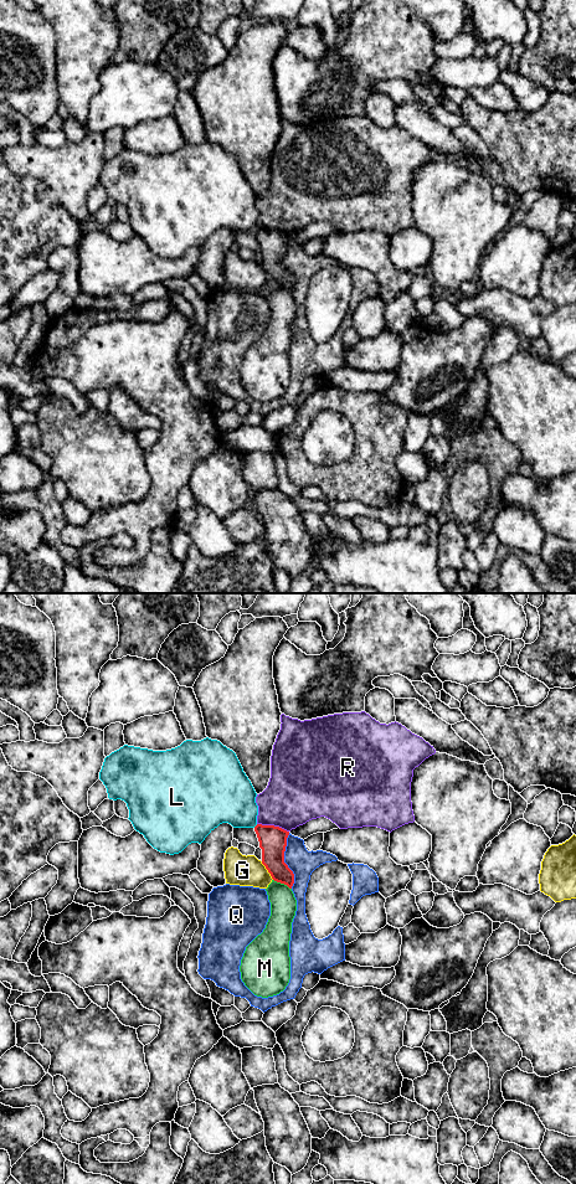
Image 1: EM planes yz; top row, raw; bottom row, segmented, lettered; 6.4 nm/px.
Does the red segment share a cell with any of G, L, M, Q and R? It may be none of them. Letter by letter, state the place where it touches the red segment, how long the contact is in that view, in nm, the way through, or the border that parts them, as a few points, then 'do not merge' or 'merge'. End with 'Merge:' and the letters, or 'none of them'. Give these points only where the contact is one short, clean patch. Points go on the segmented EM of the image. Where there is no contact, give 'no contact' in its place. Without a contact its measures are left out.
G: yz (267, 869) | 150 nm | do not merge
L: yz (256, 825) | 40 nm | along yz (257, 824), (253, 827) | do not merge
M: yz (282, 883) | 140 nm | do not merge
Q: yz (283, 860) | 360 nm | do not merge
R: yz (273, 825) | 220 nm | do not merge
Merge: none of them

